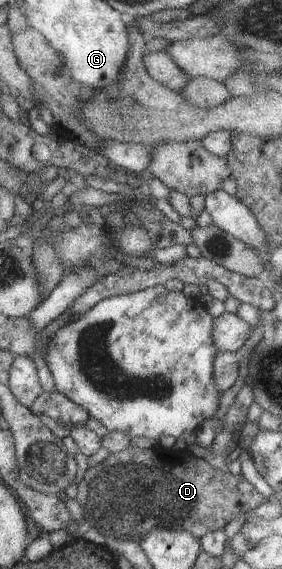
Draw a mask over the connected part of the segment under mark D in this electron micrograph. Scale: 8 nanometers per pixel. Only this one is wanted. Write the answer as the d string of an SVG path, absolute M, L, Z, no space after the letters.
M128 446L117 453L110 453L101 462L96 464L89 464L88 468L82 476L82 480L77 483L77 493L75 500L81 506L81 518L87 525L94 530L102 534L108 541L110 540L132 540L136 543L139 542L142 535L149 533L151 530L160 528L162 526L168 529L174 529L175 531L189 532L194 538L199 539L204 536L208 531L215 531L223 529L232 518L236 518L239 514L249 515L265 498L254 489L252 484L248 483L241 474L232 475L231 473L224 474L224 472L207 464L202 458L196 457L193 454L189 454L185 451L175 451L171 449L165 449L161 446L153 446L147 449L140 447Z

